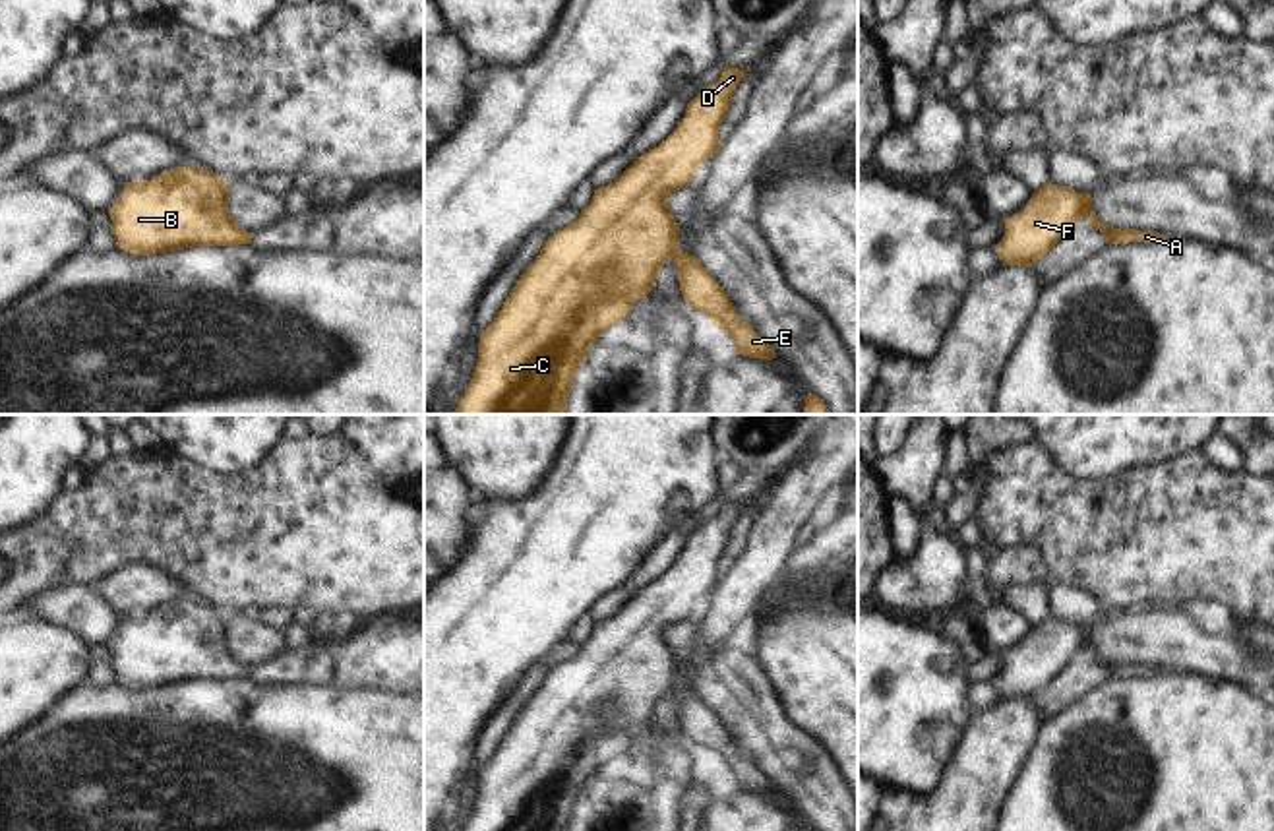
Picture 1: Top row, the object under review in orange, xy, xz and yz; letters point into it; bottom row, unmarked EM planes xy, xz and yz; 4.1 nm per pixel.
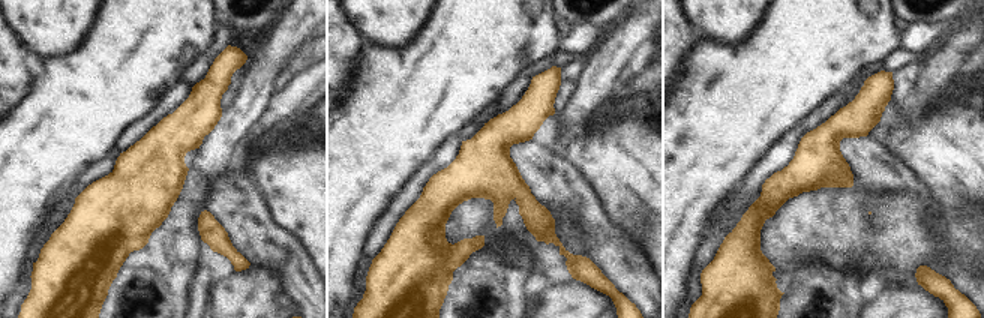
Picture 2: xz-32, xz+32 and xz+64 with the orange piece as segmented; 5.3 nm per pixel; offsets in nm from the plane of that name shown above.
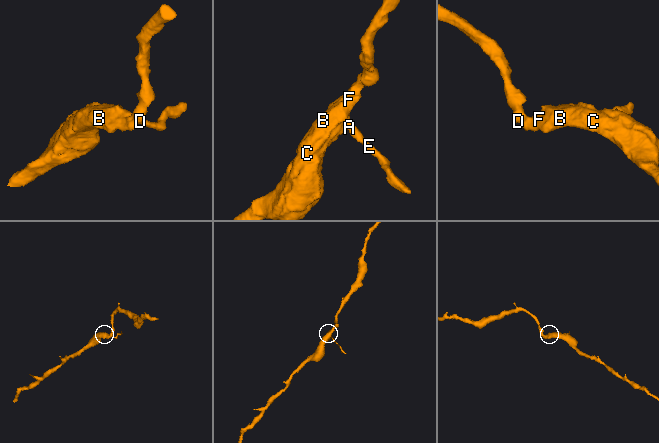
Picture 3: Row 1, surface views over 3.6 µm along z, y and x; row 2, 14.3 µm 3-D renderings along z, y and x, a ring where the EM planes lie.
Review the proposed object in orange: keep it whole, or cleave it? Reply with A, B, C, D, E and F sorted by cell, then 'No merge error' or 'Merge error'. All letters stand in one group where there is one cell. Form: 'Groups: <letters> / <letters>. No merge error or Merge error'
Groups: A B C D E F. No merge error

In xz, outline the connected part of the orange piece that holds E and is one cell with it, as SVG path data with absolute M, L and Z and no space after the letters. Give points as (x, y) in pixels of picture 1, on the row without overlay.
M724 502L720 511L687 539L680 560L658 581L643 587L618 614L594 624L581 651L544 676L494 755L480 767L478 796L463 831L569 831L587 785L652 724L666 695L678 699L687 740L707 748L714 761L726 765L738 788L776 792L774 783L740 752L726 724L701 695L680 684L680 661L668 641L668 630L689 620L701 599L720 585L718 564L732 527L747 506L751 504Z

